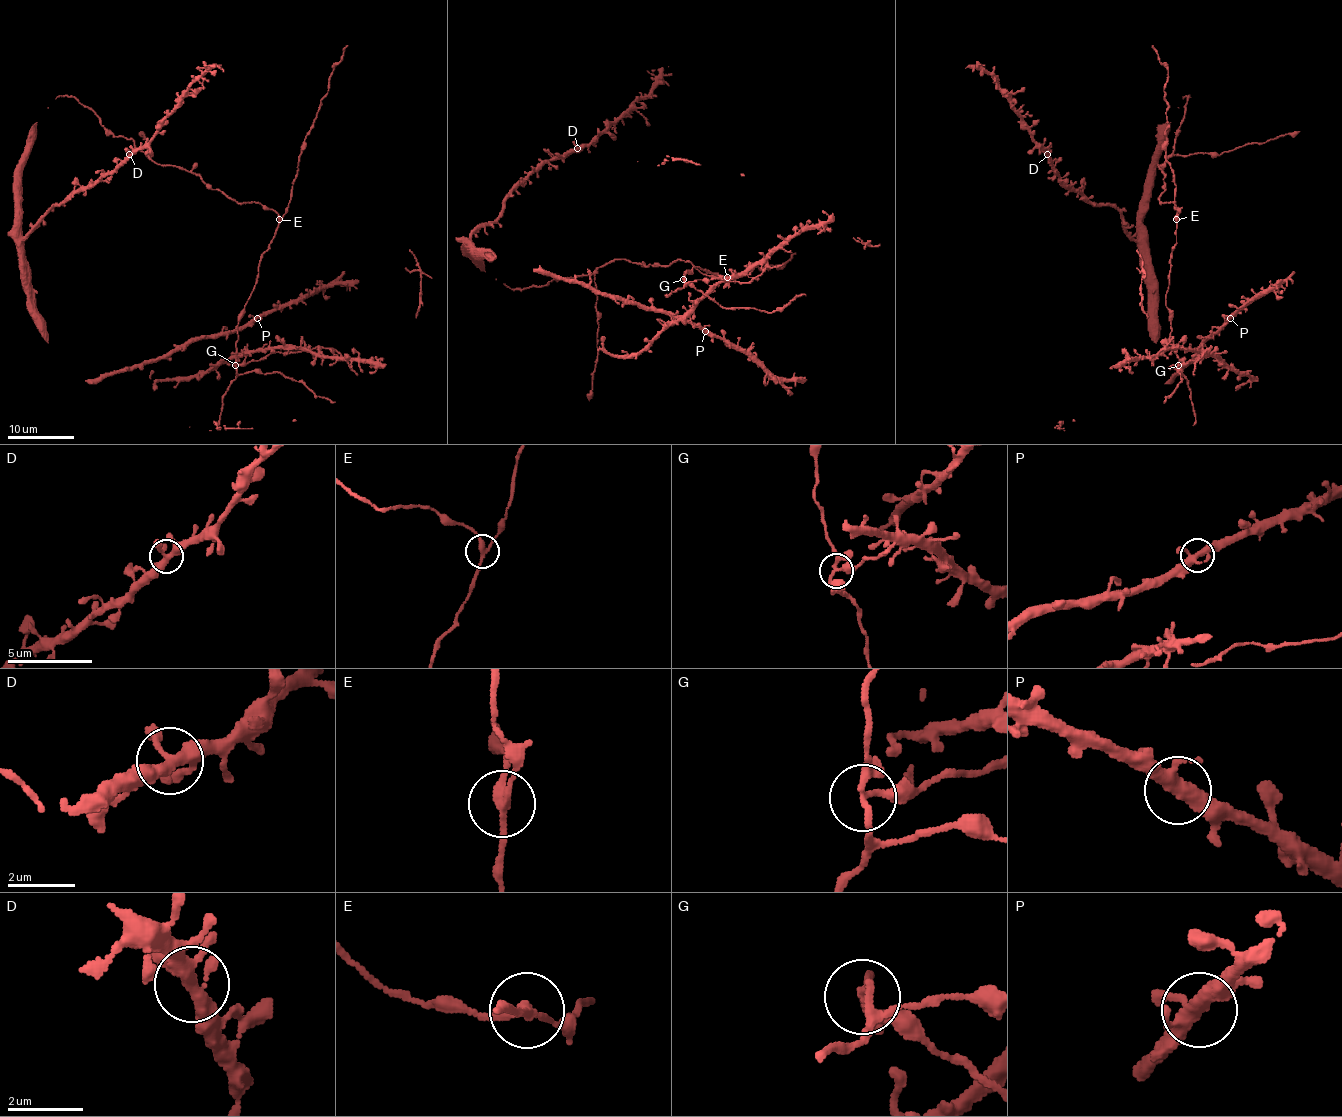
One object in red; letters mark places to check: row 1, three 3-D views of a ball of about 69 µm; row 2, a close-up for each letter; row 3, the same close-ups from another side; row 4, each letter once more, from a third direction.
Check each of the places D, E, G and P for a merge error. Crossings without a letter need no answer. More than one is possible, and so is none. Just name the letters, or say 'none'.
E, G

